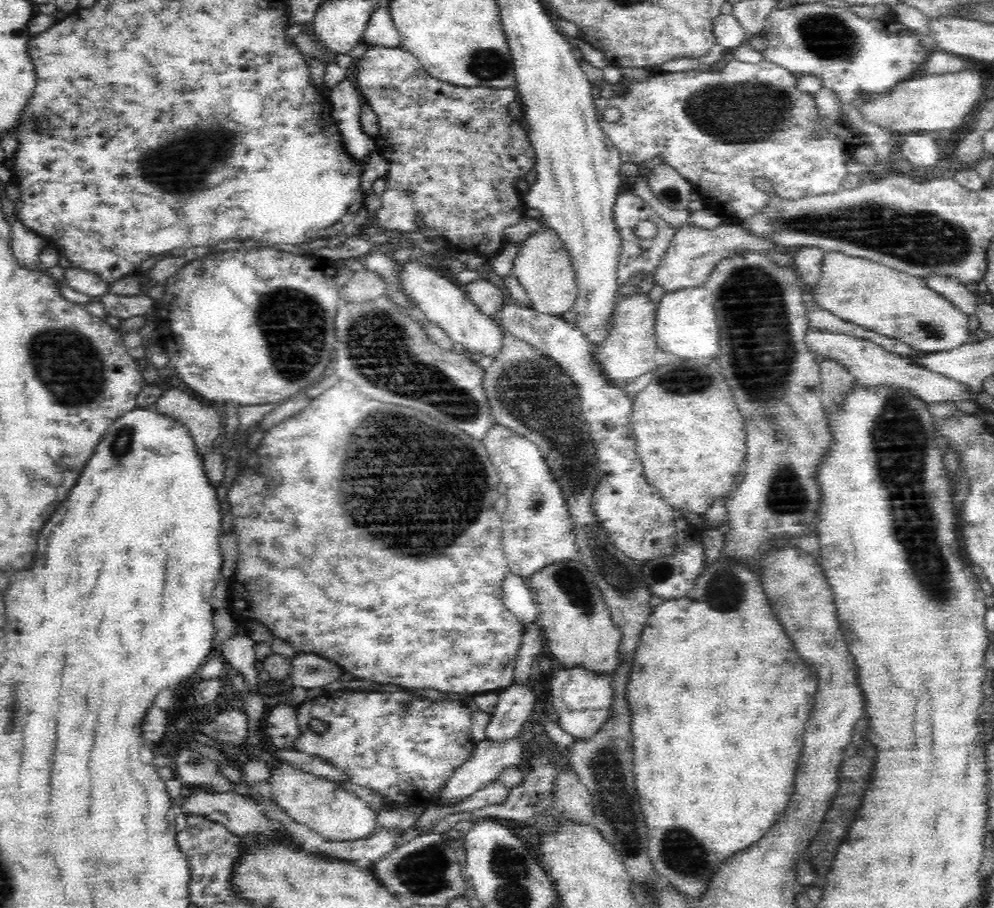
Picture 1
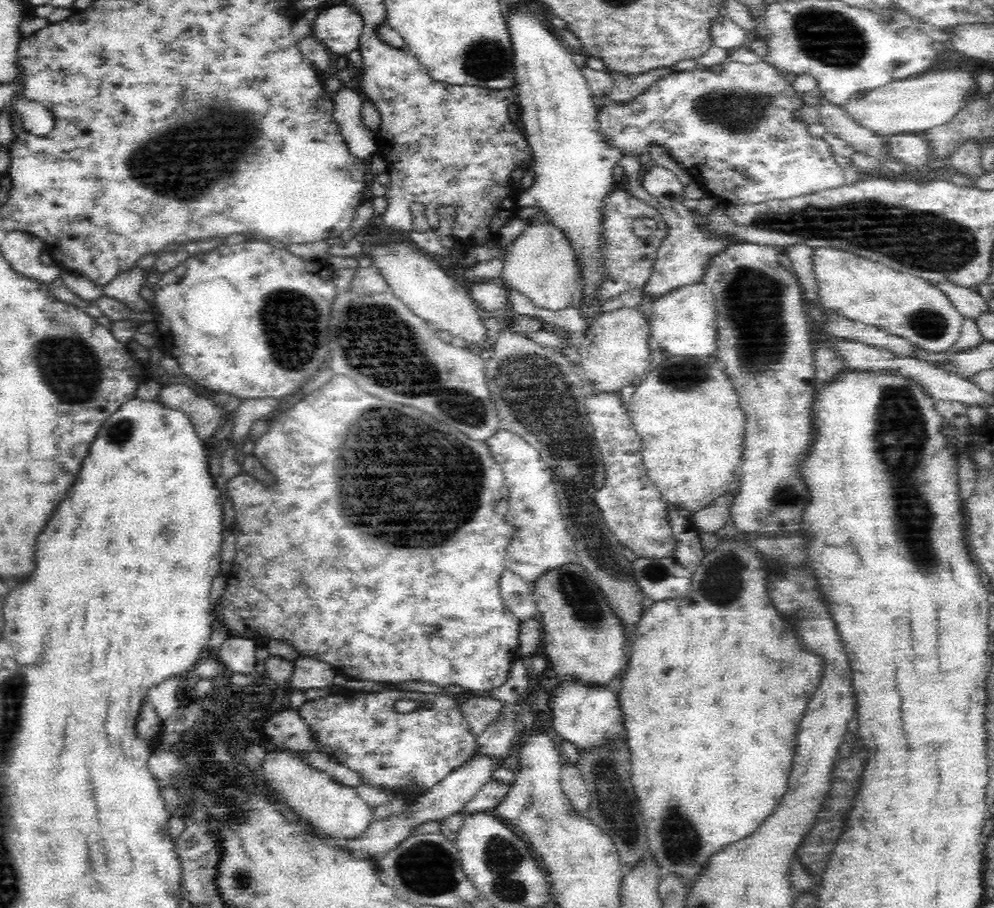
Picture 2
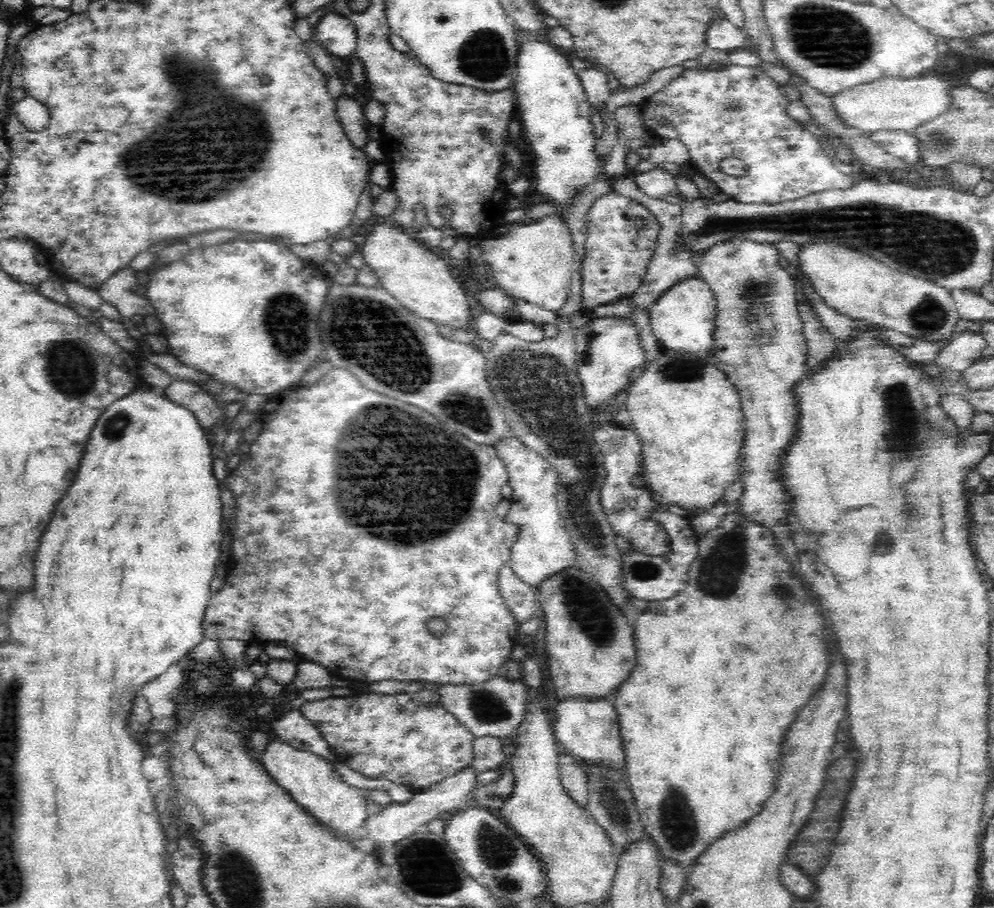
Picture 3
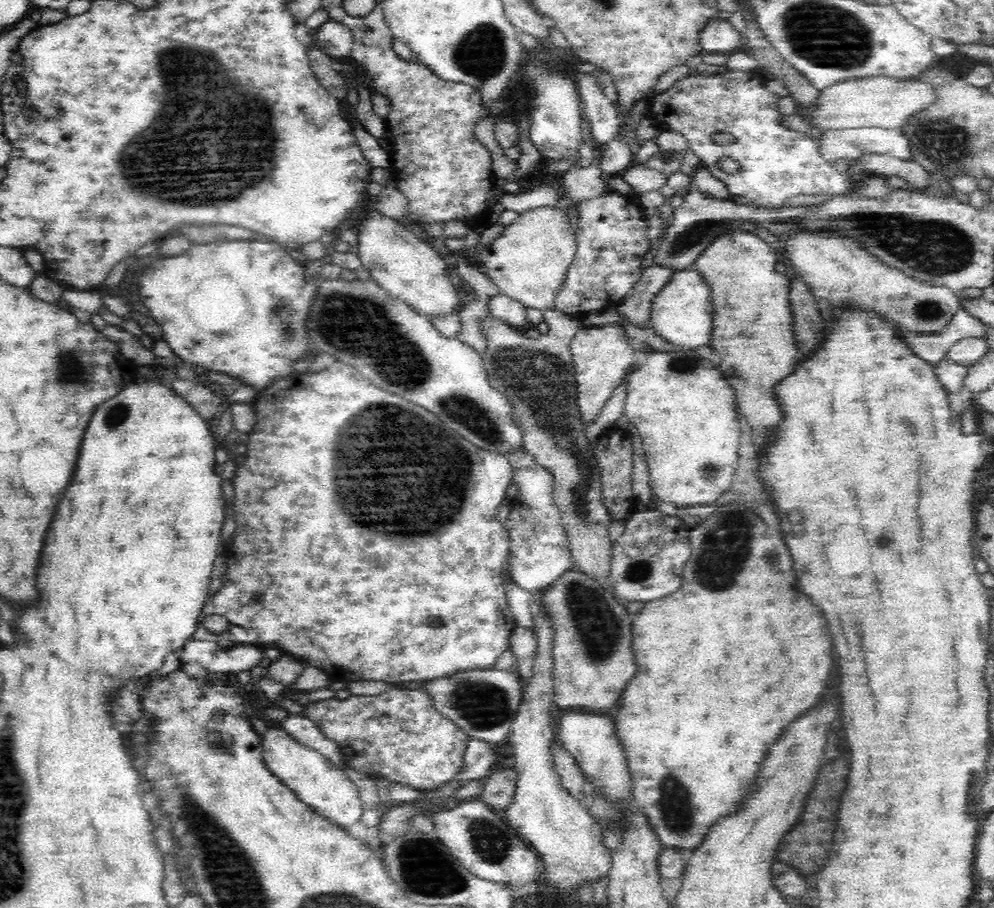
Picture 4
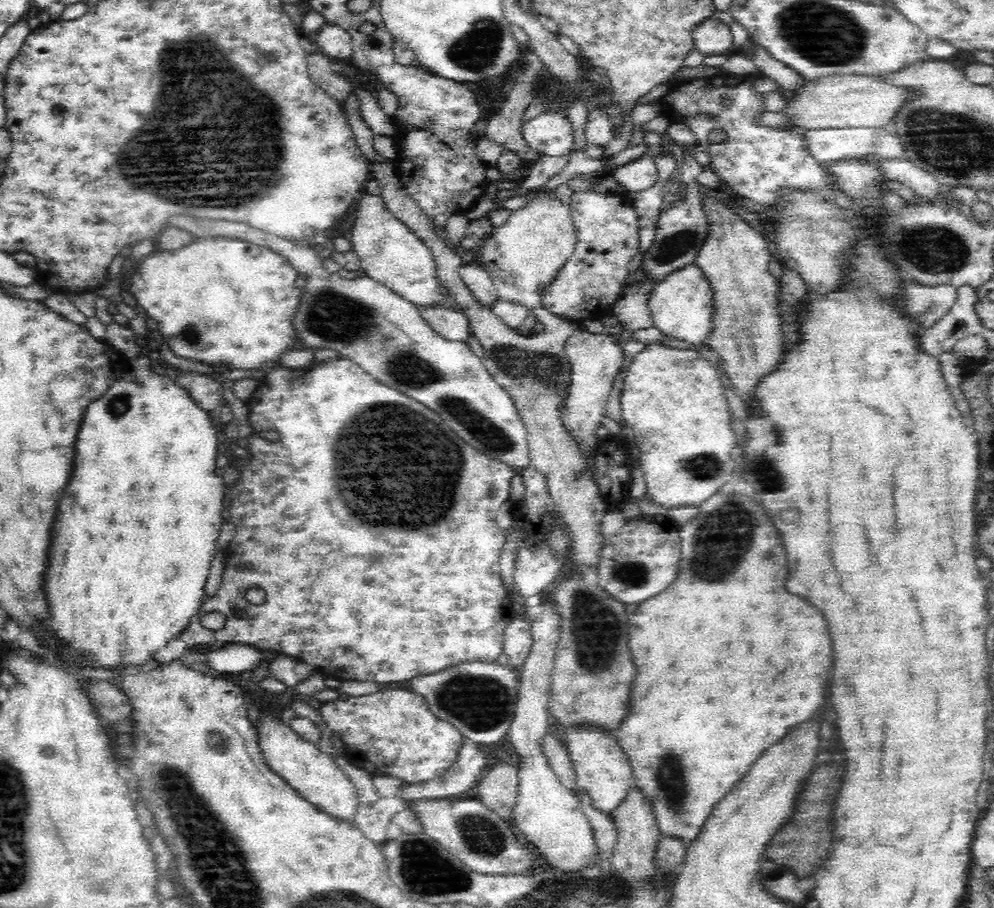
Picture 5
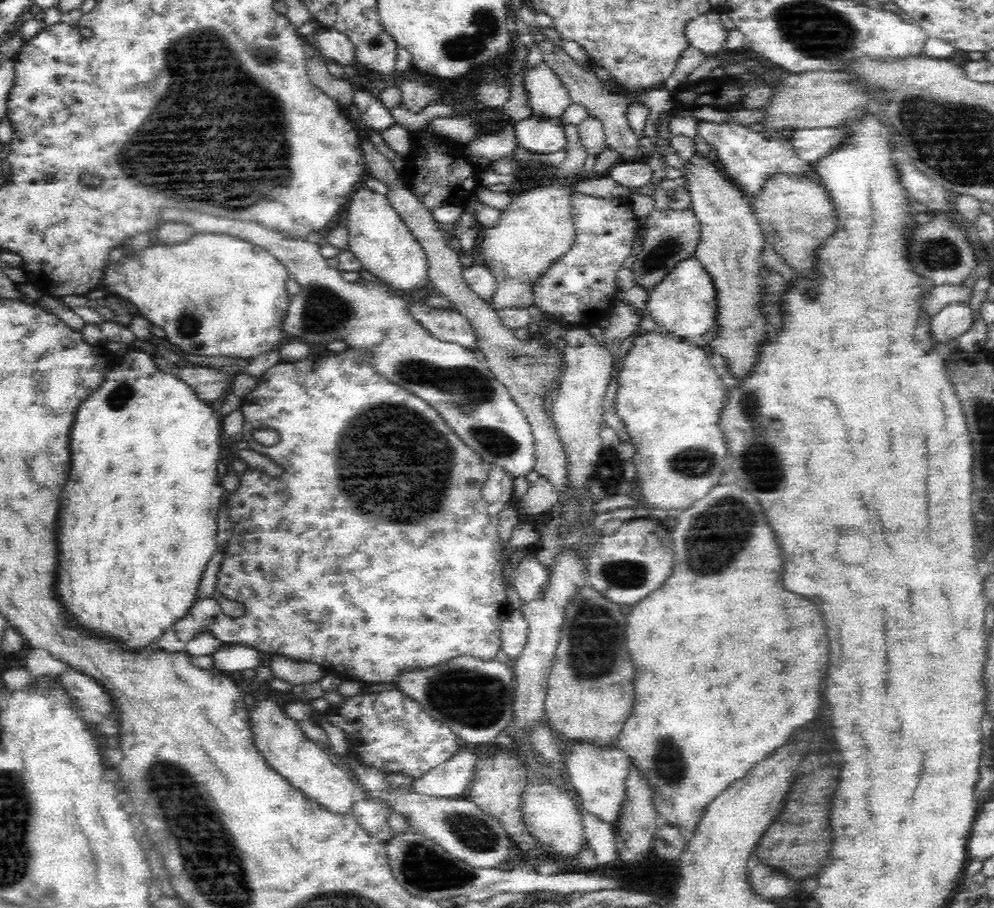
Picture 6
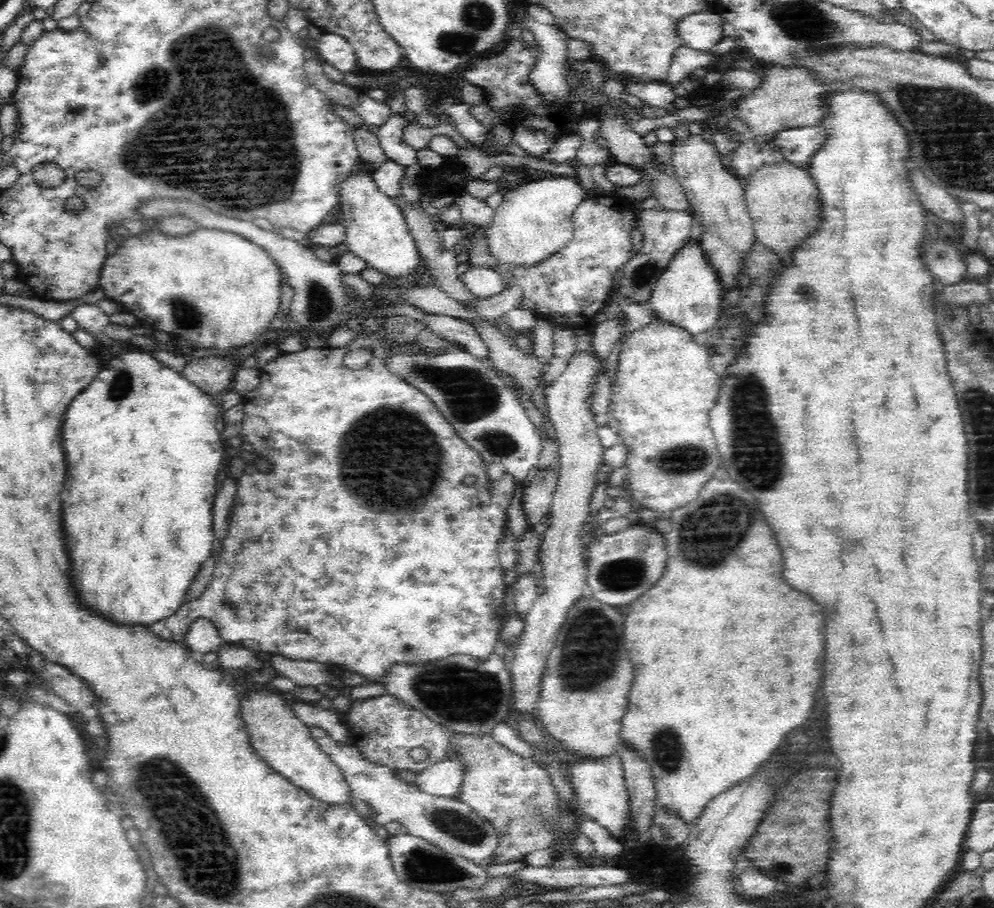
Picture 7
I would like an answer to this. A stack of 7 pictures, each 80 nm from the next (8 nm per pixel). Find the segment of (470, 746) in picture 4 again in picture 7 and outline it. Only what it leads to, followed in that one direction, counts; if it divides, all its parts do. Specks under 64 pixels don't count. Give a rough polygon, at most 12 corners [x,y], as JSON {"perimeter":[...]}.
{"perimeter":[[454,758],[424,768],[415,784],[425,793],[456,797],[462,767]]}

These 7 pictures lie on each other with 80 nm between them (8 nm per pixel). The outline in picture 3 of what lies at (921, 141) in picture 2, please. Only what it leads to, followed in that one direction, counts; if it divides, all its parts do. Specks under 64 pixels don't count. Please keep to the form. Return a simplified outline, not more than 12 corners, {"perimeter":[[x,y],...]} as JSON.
{"perimeter":[[903,130],[866,131],[877,146],[916,162],[917,140]]}

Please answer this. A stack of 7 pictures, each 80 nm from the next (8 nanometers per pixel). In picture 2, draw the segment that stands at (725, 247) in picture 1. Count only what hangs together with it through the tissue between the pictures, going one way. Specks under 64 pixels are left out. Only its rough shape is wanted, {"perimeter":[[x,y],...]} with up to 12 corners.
{"perimeter":[[628,177],[622,191],[667,226],[644,296],[656,300],[700,282],[709,258],[733,243],[700,233]]}

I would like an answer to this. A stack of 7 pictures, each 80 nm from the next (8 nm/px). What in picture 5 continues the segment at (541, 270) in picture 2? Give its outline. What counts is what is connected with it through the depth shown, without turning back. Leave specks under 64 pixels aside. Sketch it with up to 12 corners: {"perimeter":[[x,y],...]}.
{"perimeter":[[555,194],[511,210],[478,245],[499,300],[534,309],[573,253]]}

